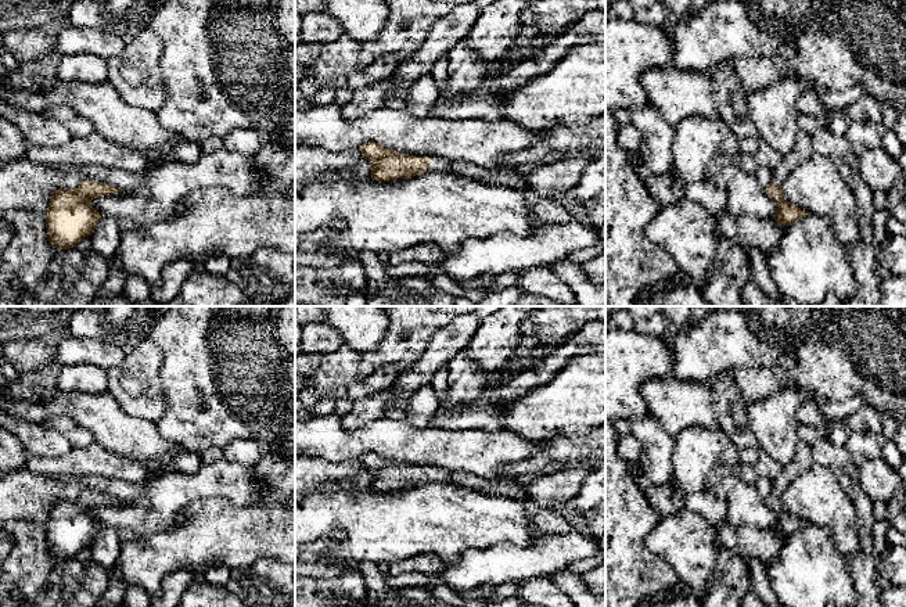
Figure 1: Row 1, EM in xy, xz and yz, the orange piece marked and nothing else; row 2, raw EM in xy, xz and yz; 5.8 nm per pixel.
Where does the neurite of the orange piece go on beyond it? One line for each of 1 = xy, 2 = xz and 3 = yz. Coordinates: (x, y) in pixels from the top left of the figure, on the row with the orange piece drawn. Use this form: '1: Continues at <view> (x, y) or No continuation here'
1: No continuation here
2: Continues at xz (437, 165)
3: Continues at yz (802, 151)

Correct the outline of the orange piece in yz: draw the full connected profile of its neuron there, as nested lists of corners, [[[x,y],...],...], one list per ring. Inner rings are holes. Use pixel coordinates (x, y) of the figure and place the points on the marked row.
[[[799,129],[794,150],[790,154],[783,155],[779,166],[773,169],[773,180],[765,188],[766,194],[777,201],[774,220],[783,227],[790,226],[808,215],[803,209],[783,198],[780,186],[784,183],[788,175],[792,173],[801,164],[806,162],[813,152],[810,134]]]

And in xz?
[[[375,141],[364,143],[359,150],[370,162],[370,176],[377,182],[410,179],[424,172],[452,173],[450,162],[438,157],[406,155],[387,150]]]

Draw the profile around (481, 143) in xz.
[[[335,101],[295,112],[295,148],[323,147],[338,152],[359,150],[364,143],[375,141],[384,148],[400,154],[438,157],[449,162],[464,161],[483,169],[495,169],[501,157],[529,150],[542,139],[542,130],[531,130],[510,119],[488,122],[483,119],[449,119],[432,115],[418,118],[406,109],[388,105],[378,107],[355,121],[345,119],[341,107]]]

